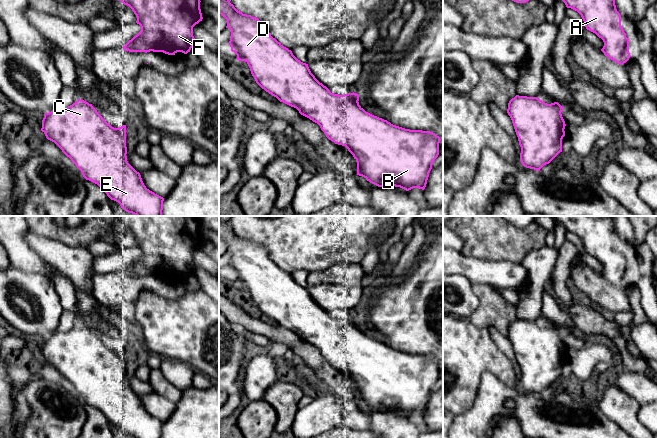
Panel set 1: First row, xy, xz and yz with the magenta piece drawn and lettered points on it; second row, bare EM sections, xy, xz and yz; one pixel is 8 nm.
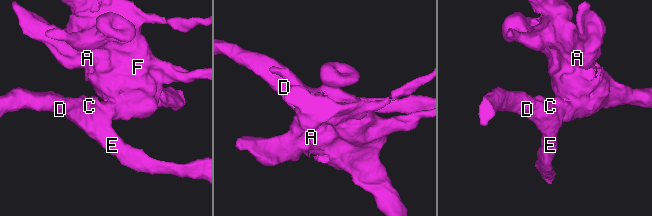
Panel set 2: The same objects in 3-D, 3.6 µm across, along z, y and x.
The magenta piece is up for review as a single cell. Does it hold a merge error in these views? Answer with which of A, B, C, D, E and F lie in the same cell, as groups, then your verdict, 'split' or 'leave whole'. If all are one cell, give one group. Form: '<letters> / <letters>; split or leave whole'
A B C D E F; leave whole

